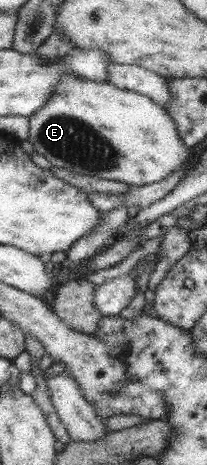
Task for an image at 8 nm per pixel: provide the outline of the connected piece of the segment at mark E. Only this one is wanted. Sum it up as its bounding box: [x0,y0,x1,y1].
[29,70,190,186]

